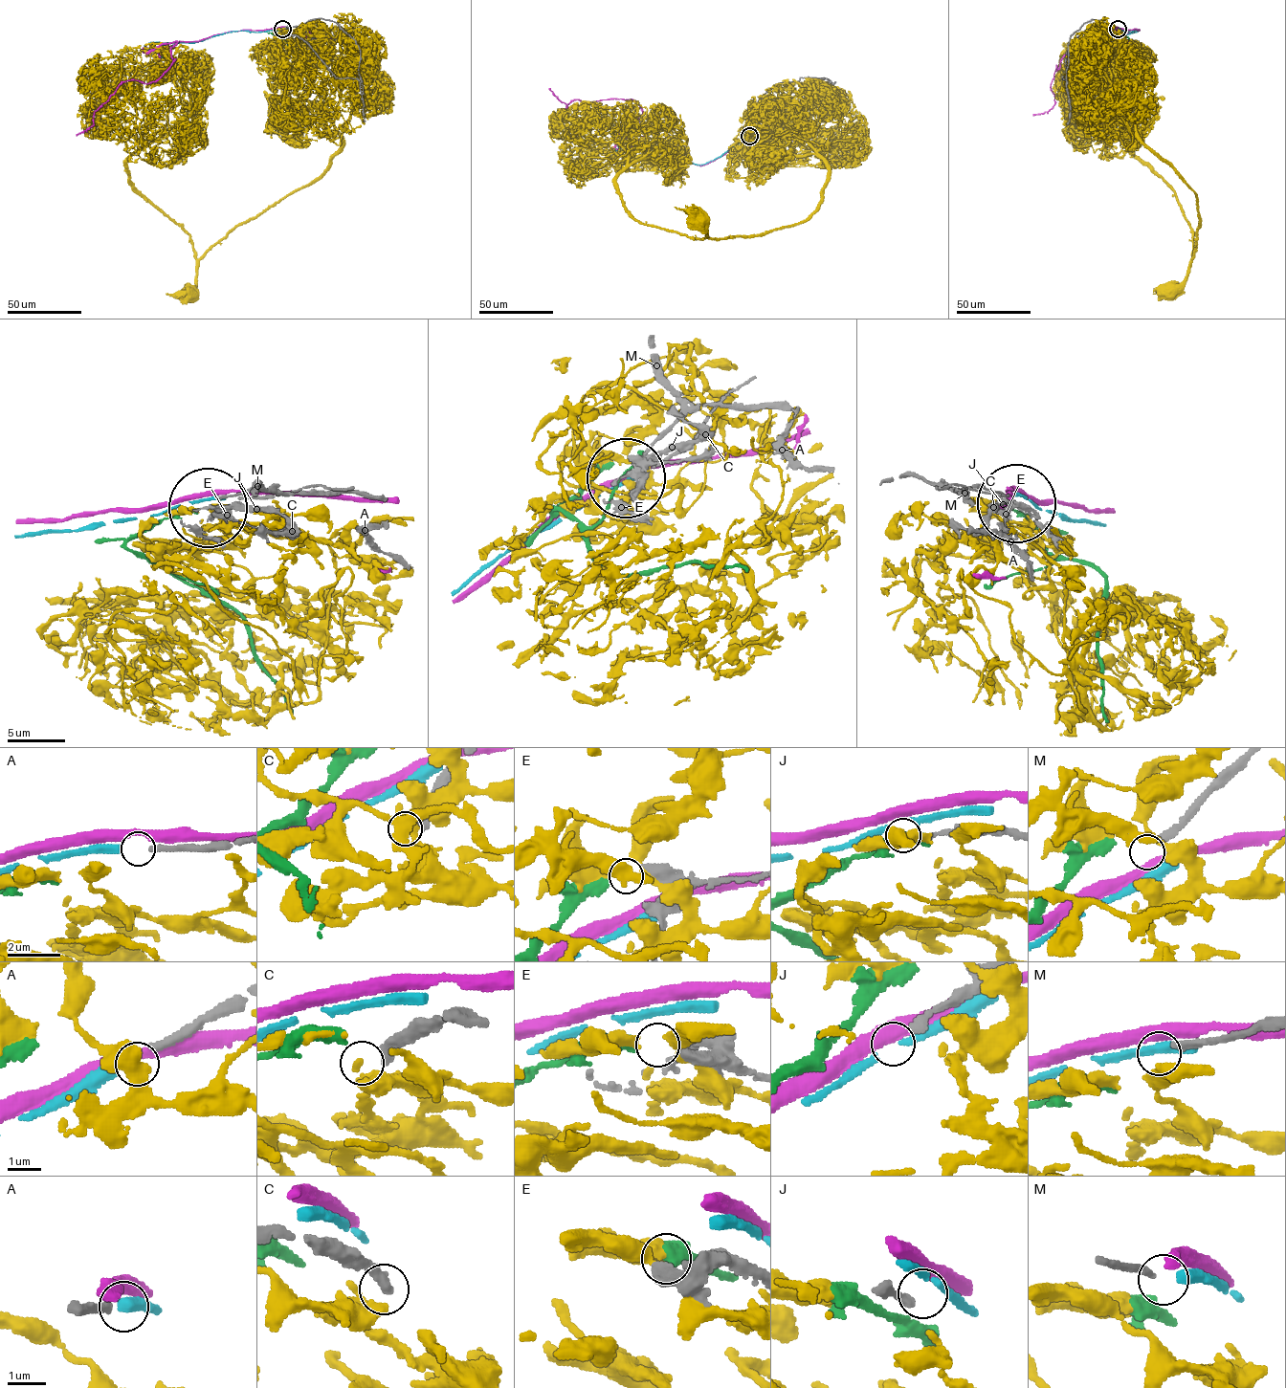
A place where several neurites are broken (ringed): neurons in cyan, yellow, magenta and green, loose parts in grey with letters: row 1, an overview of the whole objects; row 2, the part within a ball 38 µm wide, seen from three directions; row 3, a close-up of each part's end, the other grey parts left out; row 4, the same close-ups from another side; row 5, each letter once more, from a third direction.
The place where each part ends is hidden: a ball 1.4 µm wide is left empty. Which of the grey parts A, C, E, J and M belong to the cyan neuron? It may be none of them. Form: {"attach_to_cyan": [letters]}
{"attach_to_cyan": ["A"]}

